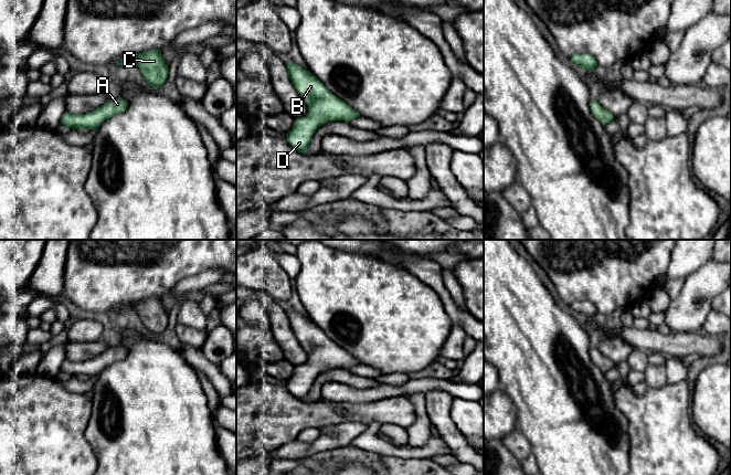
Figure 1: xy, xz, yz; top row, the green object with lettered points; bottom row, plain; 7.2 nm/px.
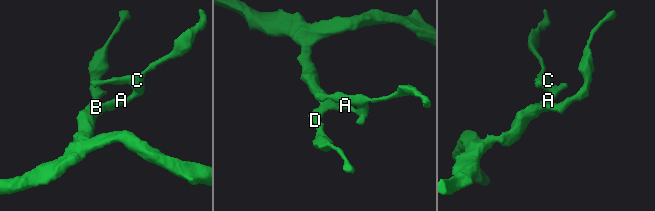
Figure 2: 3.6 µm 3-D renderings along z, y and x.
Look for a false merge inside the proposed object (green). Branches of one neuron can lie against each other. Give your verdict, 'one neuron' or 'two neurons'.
one neuron

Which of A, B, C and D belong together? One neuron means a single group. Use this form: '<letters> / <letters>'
A B C D

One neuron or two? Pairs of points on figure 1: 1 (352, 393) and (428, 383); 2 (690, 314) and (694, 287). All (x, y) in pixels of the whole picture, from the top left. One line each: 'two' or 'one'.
1: one
2: one

